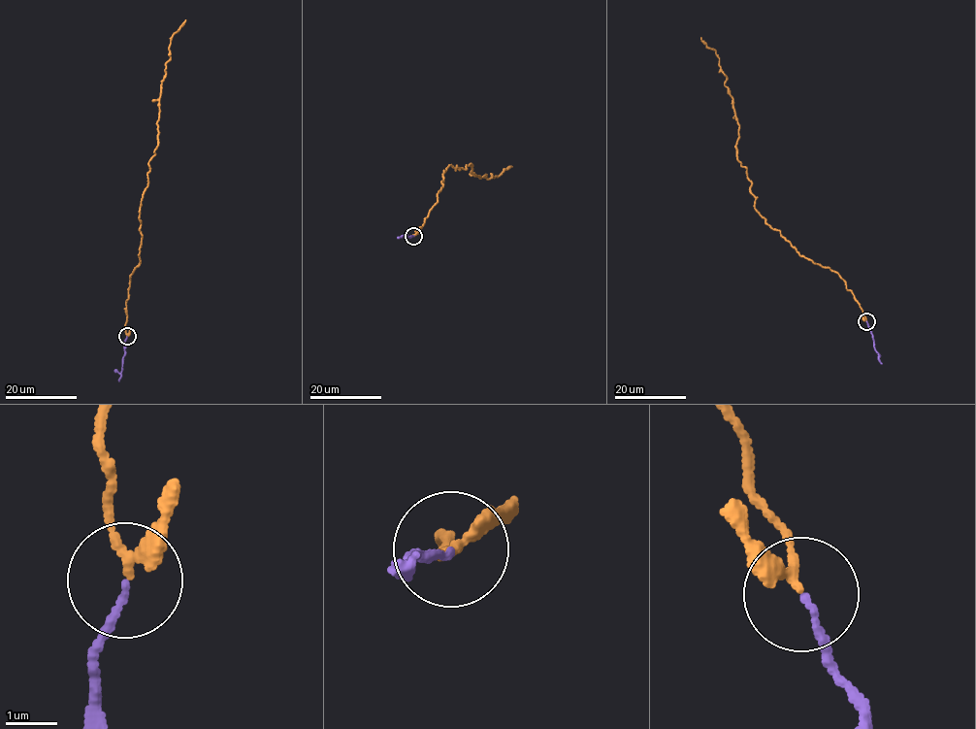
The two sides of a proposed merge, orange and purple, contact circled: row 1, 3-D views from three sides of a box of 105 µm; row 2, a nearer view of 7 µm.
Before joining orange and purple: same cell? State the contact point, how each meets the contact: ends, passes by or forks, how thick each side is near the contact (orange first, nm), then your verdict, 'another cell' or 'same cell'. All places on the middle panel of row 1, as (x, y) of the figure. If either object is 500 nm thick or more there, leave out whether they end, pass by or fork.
(413, 236) | orange passes by | purple ends | 200/120 nm | same cell

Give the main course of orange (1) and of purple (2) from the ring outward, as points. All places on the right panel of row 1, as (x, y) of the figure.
1: (866, 321), (839, 276), (801, 256), (755, 208), (751, 182), (737, 159), (738, 123), (727, 78), (701, 38)
2: (866, 321), (881, 364)

